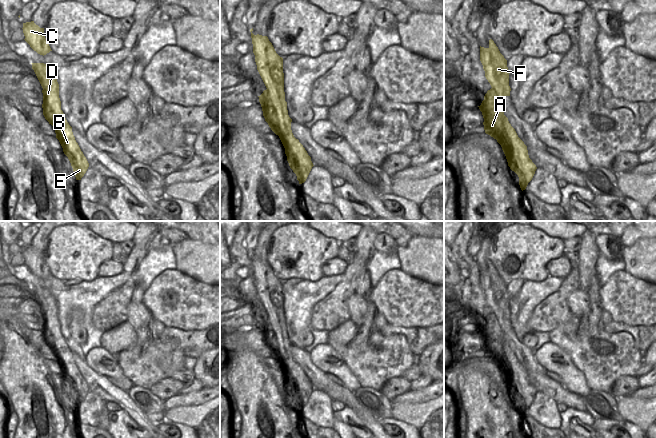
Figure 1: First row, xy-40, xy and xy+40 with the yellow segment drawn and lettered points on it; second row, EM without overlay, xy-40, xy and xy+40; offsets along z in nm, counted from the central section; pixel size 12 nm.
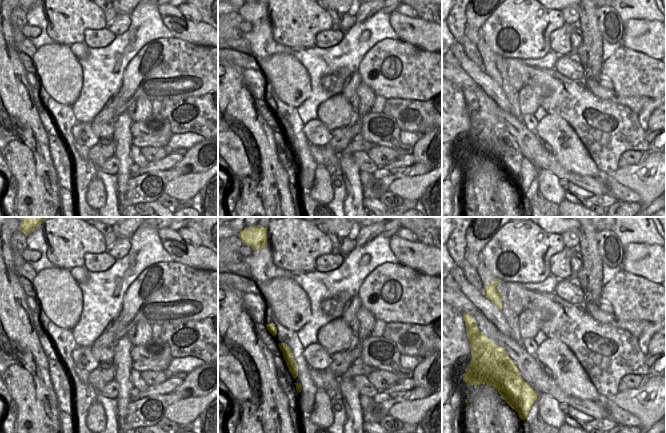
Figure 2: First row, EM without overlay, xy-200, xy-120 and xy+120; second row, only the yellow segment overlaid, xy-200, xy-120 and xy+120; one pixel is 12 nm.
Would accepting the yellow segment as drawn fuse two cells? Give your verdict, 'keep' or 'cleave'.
cleave

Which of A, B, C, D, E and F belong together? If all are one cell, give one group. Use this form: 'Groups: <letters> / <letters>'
Groups: A / B C D E F

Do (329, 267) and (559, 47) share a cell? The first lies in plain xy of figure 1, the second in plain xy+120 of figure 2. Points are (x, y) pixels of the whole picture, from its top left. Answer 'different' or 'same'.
same

